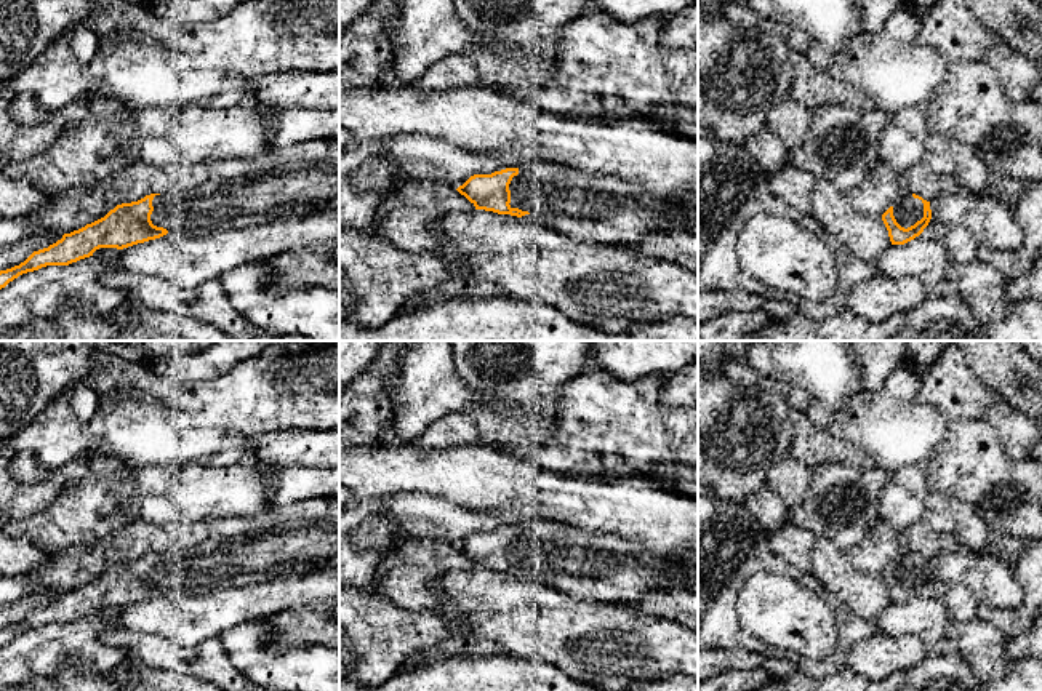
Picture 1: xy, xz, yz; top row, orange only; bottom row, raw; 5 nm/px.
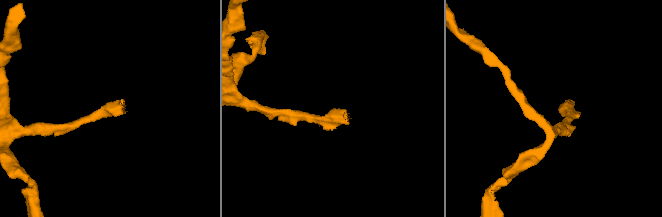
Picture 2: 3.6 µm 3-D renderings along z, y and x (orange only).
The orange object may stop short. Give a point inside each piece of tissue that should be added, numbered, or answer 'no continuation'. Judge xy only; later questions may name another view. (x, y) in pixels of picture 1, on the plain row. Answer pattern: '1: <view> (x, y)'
1: xy (231, 562)

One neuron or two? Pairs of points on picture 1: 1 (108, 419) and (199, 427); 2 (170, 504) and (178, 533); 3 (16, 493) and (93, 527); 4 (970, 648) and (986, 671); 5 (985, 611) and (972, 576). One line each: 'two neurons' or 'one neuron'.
1: one neuron
2: two neurons
3: two neurons
4: one neuron
5: two neurons

